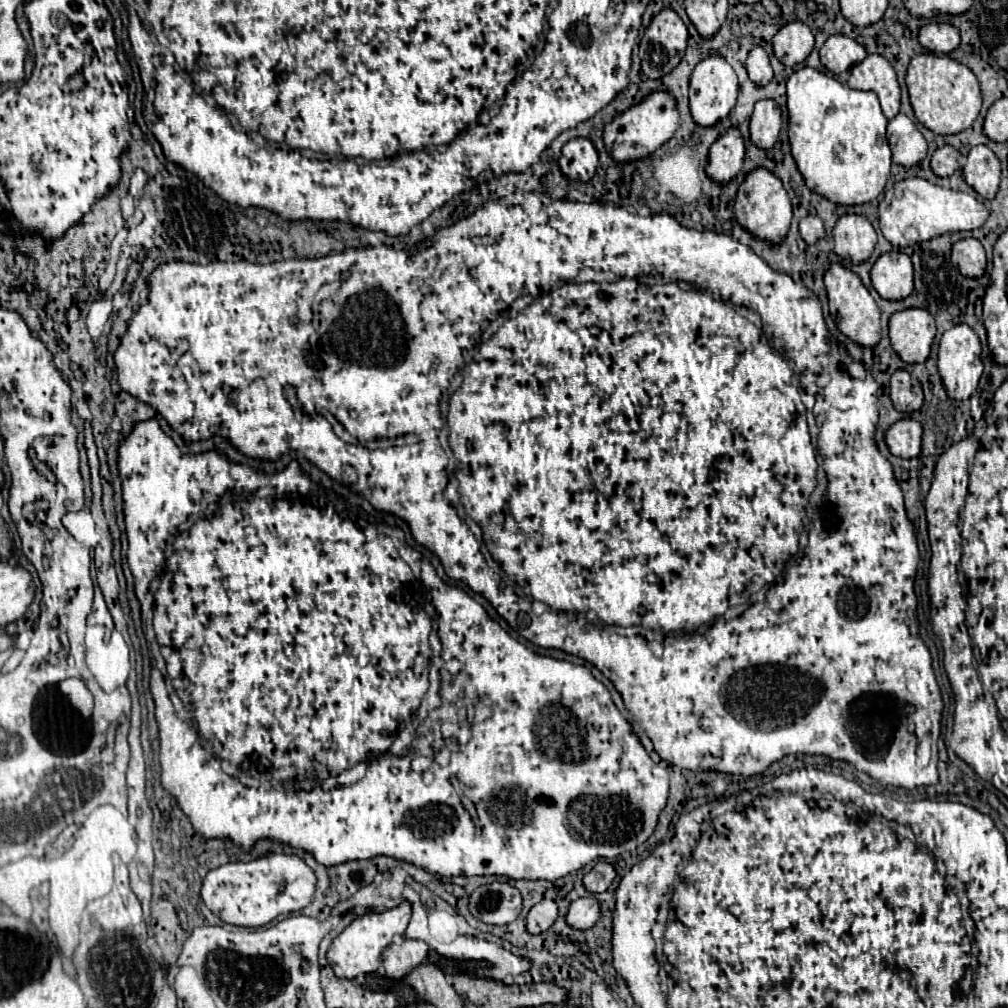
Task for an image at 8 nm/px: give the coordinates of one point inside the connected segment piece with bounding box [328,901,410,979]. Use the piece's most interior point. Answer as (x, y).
(358, 949)

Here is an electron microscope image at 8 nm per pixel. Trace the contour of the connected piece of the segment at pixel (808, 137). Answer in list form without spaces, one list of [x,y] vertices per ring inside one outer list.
[[[812,67],[794,71],[786,81],[788,97],[788,141],[798,171],[802,173],[806,187],[836,205],[862,205],[874,201],[890,179],[892,153],[886,141],[886,123],[880,101],[872,91],[854,91],[842,85],[834,77],[820,73]]]

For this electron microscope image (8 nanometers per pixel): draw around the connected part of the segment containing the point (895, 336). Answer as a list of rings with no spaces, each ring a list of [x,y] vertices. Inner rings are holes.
[[[906,309],[890,317],[890,343],[904,363],[924,363],[934,335],[934,317],[926,309]]]

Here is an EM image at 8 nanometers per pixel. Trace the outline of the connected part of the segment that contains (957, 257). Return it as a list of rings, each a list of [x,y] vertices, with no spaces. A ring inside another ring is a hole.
[[[962,239],[952,247],[952,265],[964,277],[982,277],[986,271],[986,253],[978,239]]]

